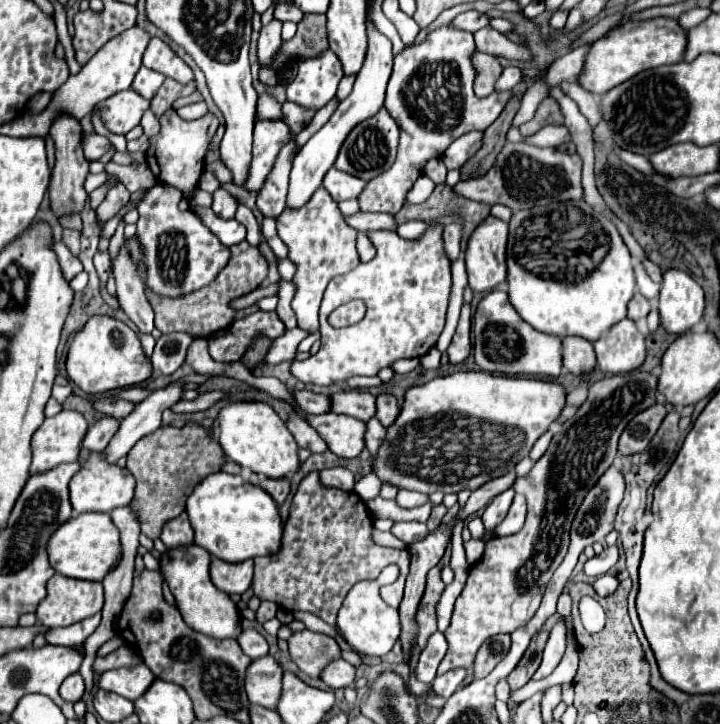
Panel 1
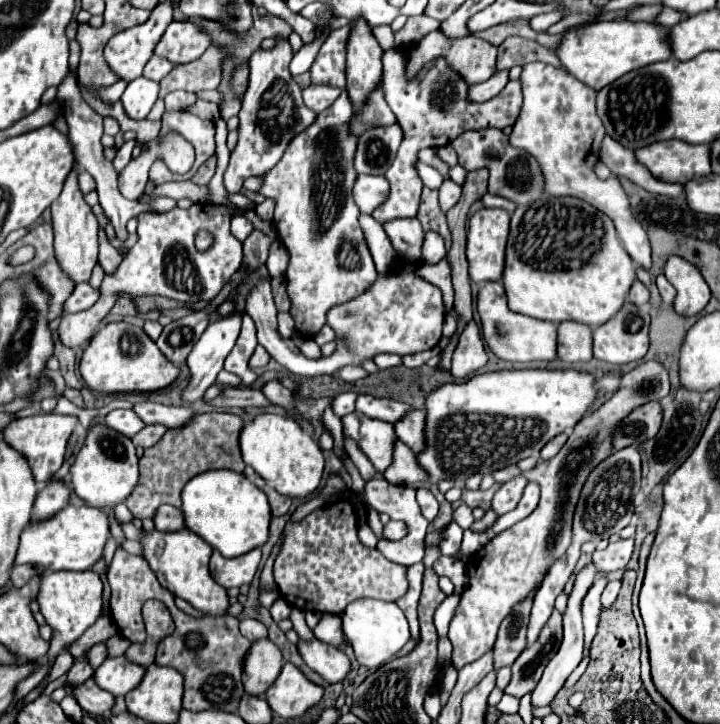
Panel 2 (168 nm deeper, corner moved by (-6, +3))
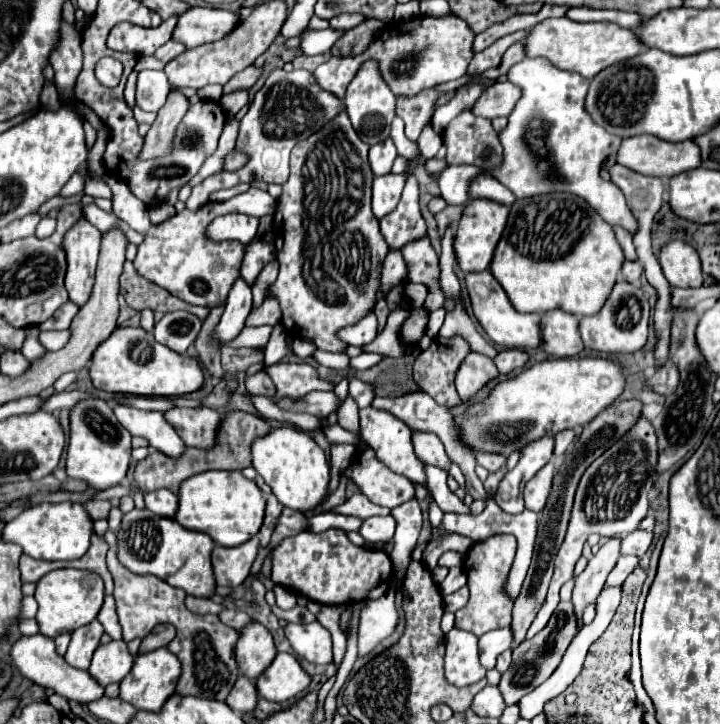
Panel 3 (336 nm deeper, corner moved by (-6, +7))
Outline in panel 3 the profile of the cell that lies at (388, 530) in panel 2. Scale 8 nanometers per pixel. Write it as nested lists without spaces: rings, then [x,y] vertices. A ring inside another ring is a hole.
[[[389,514],[389,516],[373,516],[373,518],[367,518],[359,530],[359,534],[375,544],[375,542],[387,542],[393,538],[395,534],[395,518]]]

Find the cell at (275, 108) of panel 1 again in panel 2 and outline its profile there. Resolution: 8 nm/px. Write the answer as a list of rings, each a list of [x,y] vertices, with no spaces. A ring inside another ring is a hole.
[[[277,38],[277,46],[273,50],[257,50],[251,56],[249,84],[243,96],[243,108],[239,112],[239,140],[223,174],[225,190],[231,194],[241,192],[245,178],[263,176],[267,170],[277,166],[291,138],[307,130],[307,126],[311,126],[317,118],[317,114],[305,106],[301,86],[289,72],[291,58],[291,46],[283,38]]]

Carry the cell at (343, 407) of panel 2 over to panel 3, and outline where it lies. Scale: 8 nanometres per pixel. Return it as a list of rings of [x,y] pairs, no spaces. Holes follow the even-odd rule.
[[[353,378],[353,380],[349,380],[349,396],[357,402],[359,408],[367,408],[373,398],[373,388],[367,386],[365,382]]]

